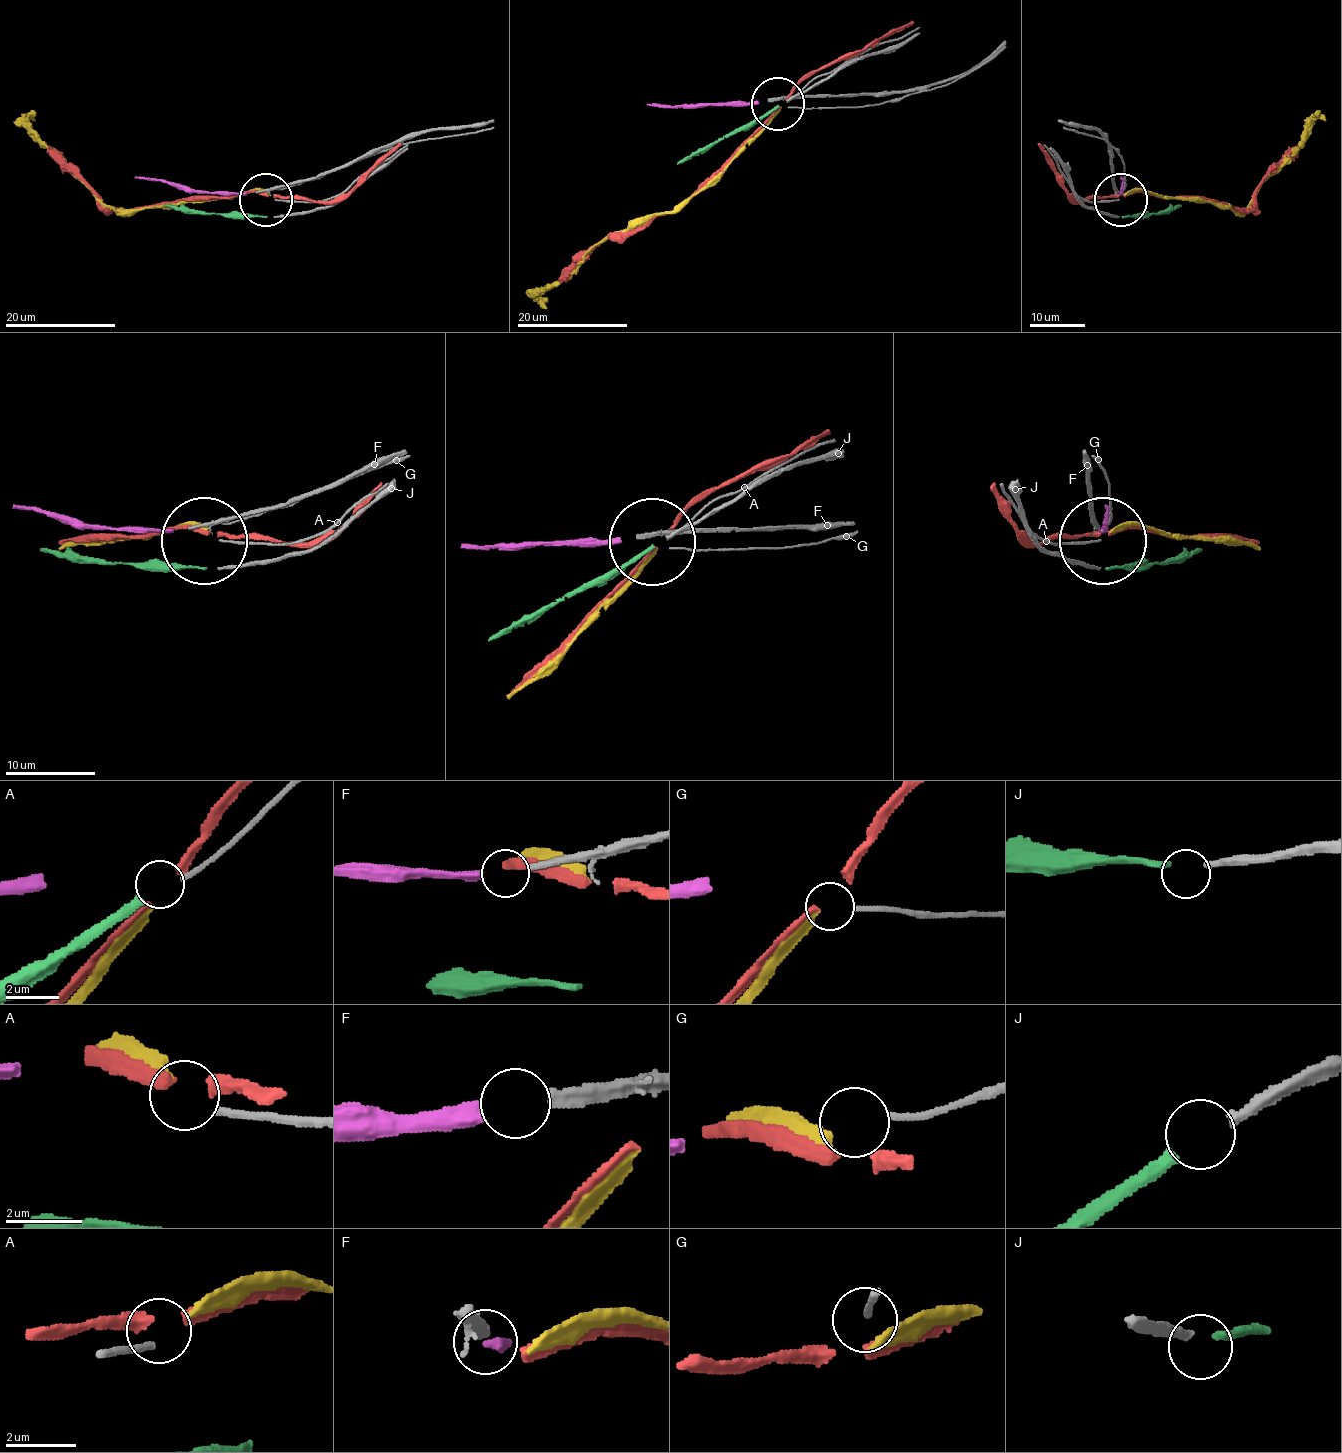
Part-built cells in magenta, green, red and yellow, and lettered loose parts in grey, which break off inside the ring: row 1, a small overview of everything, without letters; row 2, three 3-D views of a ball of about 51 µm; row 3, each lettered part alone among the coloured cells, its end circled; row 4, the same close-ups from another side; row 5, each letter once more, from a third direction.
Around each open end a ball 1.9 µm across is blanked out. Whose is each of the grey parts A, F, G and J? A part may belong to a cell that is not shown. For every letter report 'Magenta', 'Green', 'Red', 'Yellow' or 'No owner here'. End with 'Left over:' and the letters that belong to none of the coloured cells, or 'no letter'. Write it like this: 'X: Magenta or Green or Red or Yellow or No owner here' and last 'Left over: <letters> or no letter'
A: No owner here
F: Magenta
G: No owner here
J: Green
Left over: A, G

